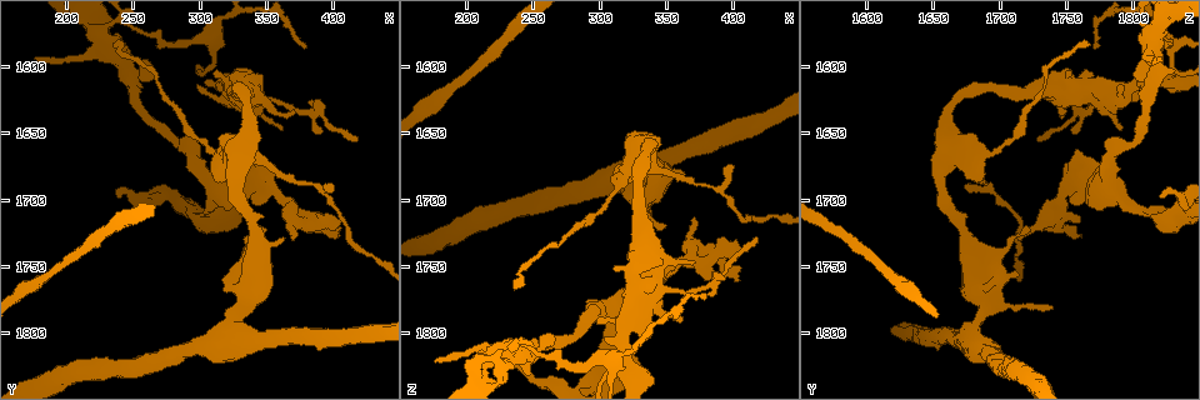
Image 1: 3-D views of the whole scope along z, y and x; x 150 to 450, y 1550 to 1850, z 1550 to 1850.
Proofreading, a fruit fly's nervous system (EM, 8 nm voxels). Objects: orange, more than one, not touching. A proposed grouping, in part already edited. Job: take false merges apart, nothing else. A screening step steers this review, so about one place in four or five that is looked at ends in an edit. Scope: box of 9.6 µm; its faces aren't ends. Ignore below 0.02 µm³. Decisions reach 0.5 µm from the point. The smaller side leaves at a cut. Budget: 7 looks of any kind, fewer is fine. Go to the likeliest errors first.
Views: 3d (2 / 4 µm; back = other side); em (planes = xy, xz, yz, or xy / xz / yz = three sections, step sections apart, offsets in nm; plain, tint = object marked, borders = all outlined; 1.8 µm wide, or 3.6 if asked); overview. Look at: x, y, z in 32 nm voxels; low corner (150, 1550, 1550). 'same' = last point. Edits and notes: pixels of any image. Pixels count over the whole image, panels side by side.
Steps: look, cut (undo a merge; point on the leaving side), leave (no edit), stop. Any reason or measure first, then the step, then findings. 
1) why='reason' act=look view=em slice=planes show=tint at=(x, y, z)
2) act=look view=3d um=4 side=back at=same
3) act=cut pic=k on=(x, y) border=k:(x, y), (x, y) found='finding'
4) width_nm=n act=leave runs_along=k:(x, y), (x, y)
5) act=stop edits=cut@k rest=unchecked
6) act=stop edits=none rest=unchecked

act=look view=3d um=2 at=(342, 1620, 1764)

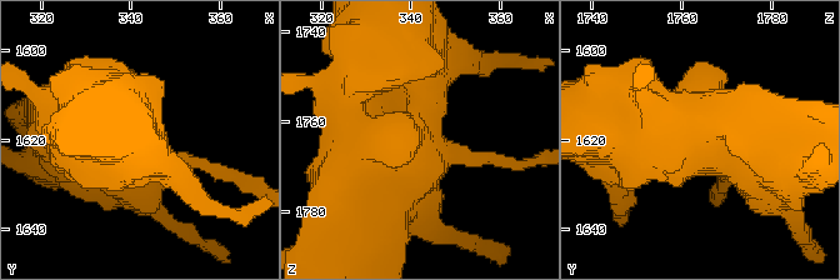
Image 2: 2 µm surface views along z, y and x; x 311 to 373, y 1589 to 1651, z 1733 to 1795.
act=look view=em slice=xy step=16 show=plain at=(341, 1622, 1764)

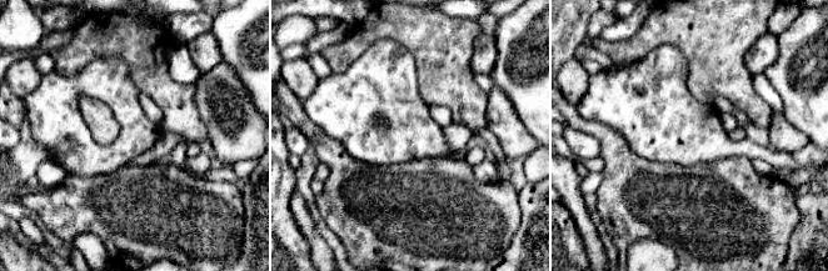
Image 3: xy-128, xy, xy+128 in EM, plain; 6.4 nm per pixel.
why='with the object marked' act=look view=em slice=xy step=16 show=tint at=same

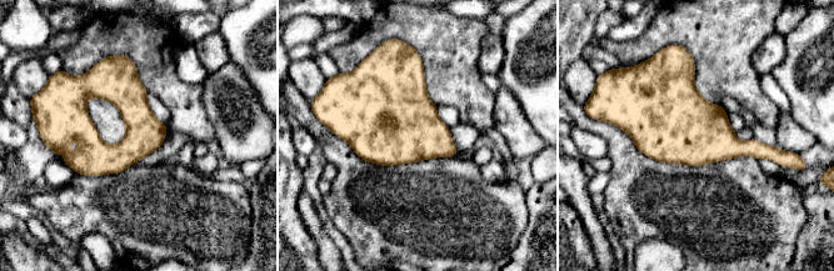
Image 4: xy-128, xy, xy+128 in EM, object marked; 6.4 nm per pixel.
act=leave found='all the same cell'

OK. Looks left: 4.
why='looks like a crossing' act=look view=3d um=4 at=(334, 1690, 1768)

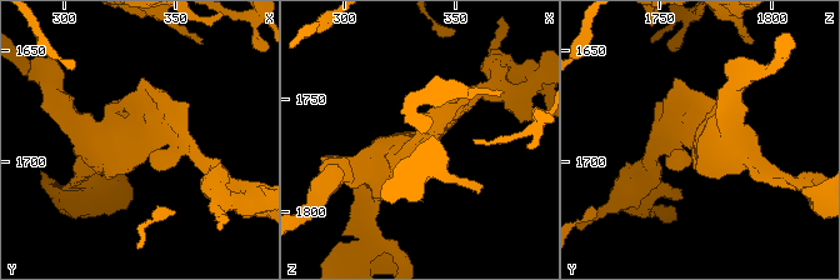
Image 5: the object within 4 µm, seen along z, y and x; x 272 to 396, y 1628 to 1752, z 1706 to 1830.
why='need the tissue' act=look view=em um=3.6 slice=xy step=4 show=tint at=(335, 1690, 1769)

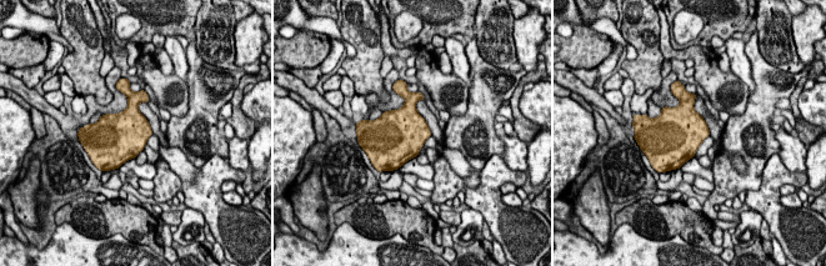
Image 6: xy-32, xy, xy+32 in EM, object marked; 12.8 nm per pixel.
why='cut it another way' act=look view=em um=3.6 slice=planes show=tint at=same

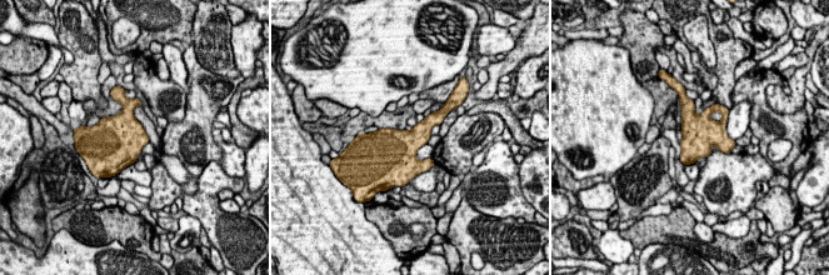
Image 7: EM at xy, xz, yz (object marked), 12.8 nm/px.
width_nm=420 act=leave found='one cell here'

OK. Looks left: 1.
why='sharp bend' act=look view=em um=3.6 slice=planes show=tint at=(306, 1718, 1822)

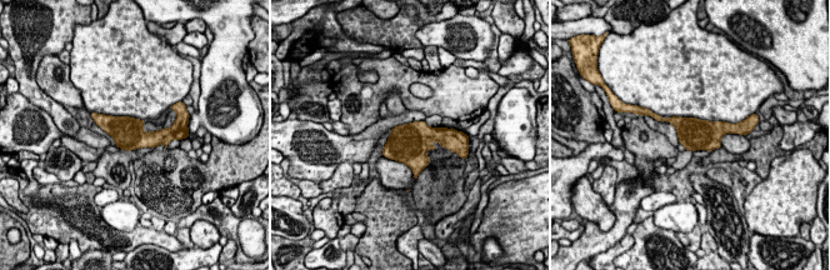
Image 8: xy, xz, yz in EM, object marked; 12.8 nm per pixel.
act=leave found='continuous, no second cell'

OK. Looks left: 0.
act=stop edits=none rest=unchecked

